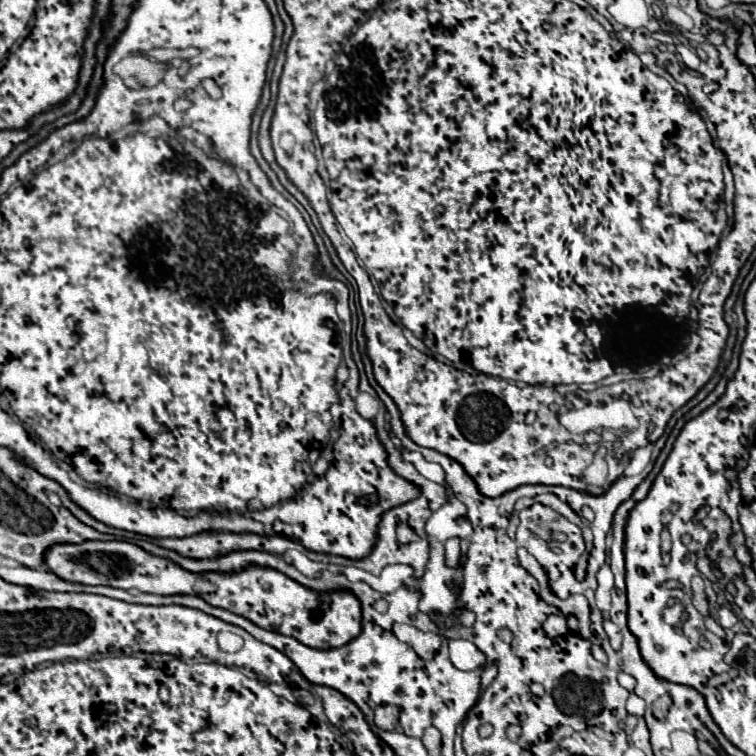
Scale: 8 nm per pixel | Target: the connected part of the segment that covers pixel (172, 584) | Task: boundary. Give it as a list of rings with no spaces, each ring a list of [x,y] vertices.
[[[85,540],[79,544],[53,544],[47,548],[43,556],[45,566],[55,572],[65,582],[79,582],[79,584],[107,584],[115,588],[135,588],[139,592],[151,594],[197,594],[195,582],[199,574],[191,574],[177,564],[151,556],[129,542],[99,542],[99,540]]]

